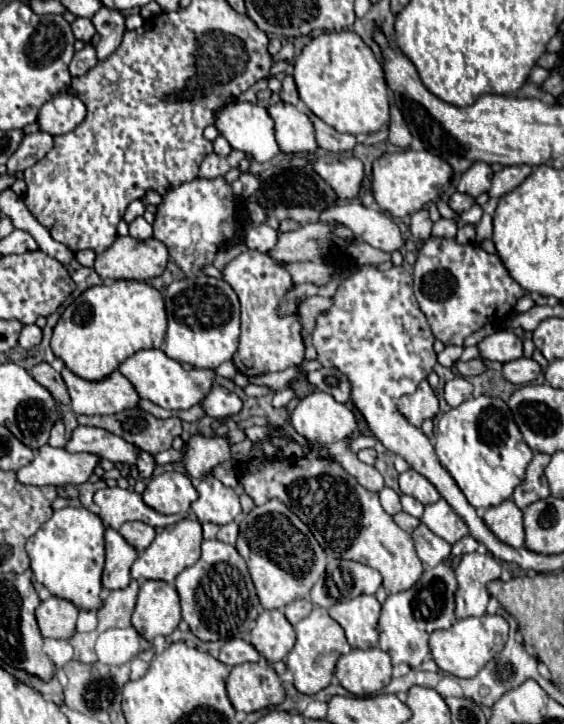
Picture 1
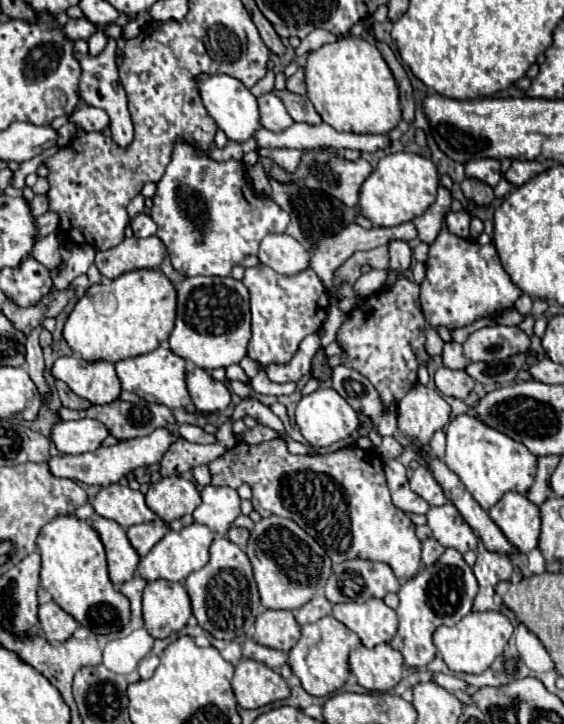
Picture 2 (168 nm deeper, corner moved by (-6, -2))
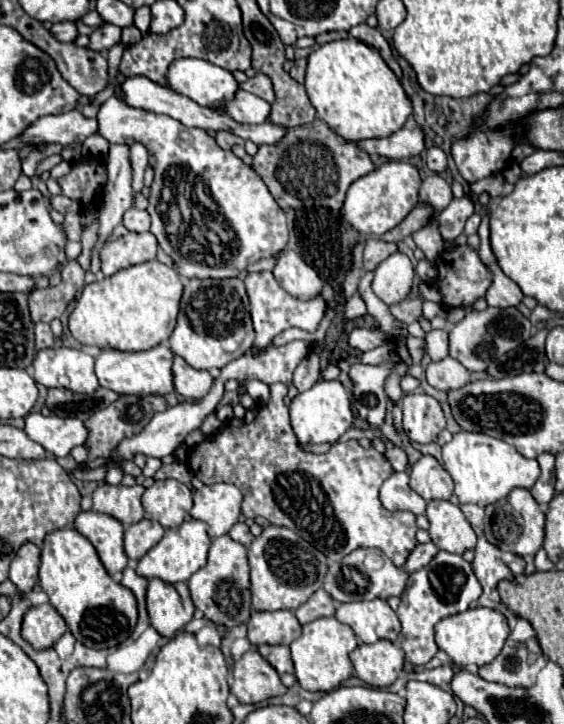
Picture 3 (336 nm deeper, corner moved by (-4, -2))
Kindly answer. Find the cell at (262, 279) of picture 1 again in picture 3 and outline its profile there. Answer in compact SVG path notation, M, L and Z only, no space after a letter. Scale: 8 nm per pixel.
M262 271L262 273L248 273L248 277L244 279L246 283L246 291L250 297L250 315L254 321L254 331L256 331L256 341L254 347L264 349L266 345L272 343L272 339L276 335L280 335L282 331L290 329L290 327L300 327L308 333L314 333L324 317L326 311L326 303L324 299L318 295L312 301L300 301L292 295L288 295L274 279L272 271Z

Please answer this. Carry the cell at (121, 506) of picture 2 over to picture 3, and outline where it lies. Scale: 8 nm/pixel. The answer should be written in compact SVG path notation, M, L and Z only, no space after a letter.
M102 483L92 493L94 501L92 509L118 519L124 527L130 527L132 523L138 523L144 517L144 509L140 505L140 497L144 491L142 485L124 487L124 485Z

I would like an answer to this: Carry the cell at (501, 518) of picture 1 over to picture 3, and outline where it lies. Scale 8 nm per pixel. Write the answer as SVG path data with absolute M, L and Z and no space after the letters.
M512 489L506 499L486 507L484 535L500 551L510 551L520 557L532 557L544 543L544 509L536 503L528 489Z

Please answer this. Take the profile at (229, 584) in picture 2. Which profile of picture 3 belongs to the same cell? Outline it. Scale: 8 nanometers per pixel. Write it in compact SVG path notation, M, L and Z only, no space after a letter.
M230 535L216 537L208 551L208 563L198 569L188 579L188 589L196 609L204 613L216 625L236 627L250 619L250 577L248 577L248 559L242 543L236 543Z

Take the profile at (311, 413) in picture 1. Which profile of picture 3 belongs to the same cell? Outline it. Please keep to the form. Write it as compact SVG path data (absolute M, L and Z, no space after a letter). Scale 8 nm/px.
M318 381L290 403L290 425L300 443L334 443L353 425L350 397L340 381Z

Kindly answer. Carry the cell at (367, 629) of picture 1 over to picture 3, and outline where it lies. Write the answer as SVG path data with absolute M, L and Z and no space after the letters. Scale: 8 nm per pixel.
M384 599L340 603L336 619L350 625L364 643L376 643L378 639L396 641L400 633L400 619Z

